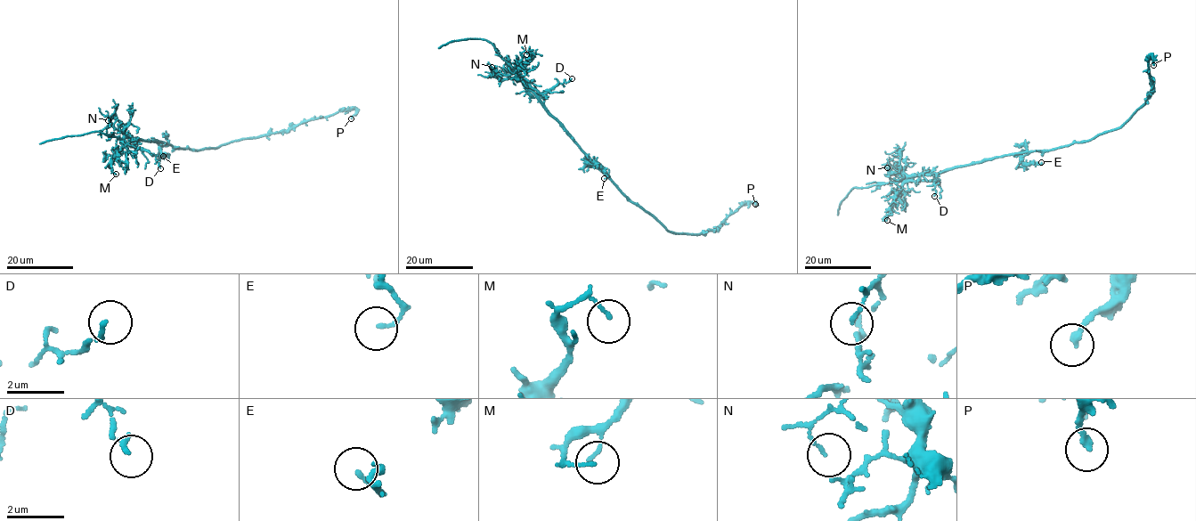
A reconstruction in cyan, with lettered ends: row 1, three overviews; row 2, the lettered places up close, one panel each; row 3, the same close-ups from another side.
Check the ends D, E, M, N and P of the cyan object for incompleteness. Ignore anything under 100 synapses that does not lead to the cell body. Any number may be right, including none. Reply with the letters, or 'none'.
none

